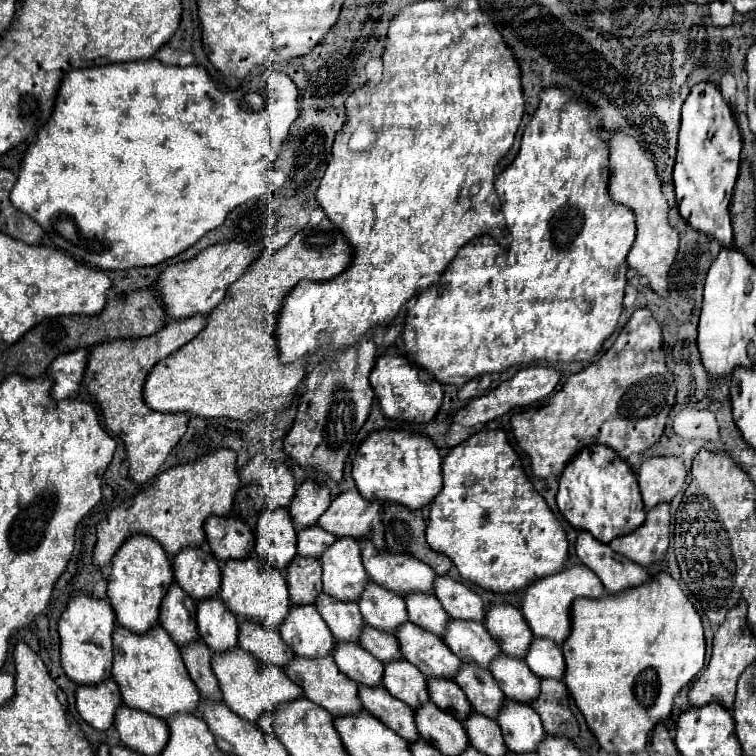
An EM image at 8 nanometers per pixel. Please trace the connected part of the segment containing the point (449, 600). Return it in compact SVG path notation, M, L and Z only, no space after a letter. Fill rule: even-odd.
M436 576L436 598L442 602L442 608L454 620L474 620L484 622L486 608L476 592L466 584L454 582L450 576Z

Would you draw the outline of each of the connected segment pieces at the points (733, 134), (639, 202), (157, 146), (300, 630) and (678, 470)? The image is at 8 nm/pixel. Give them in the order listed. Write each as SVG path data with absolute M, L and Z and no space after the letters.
M696 84L682 106L682 126L678 136L678 156L674 166L674 192L678 212L696 232L716 238L724 248L732 248L732 226L728 204L738 178L740 130L732 108L724 102L718 86Z
M622 130L610 132L610 182L608 182L608 194L612 202L628 206L636 216L636 240L632 250L628 252L628 266L634 268L640 276L648 278L648 284L652 290L666 294L668 286L668 270L676 258L678 252L678 234L668 224L668 204L660 190L660 180L656 176L654 162L646 158L646 152L642 146L624 134Z
M156 58L144 62L128 62L128 64L108 64L96 68L72 70L64 76L60 84L60 92L56 98L54 112L50 120L40 128L38 140L30 144L22 160L22 172L18 174L18 182L12 188L10 200L12 204L32 216L50 236L50 240L74 256L80 262L96 266L100 270L126 270L138 266L156 266L168 258L182 254L186 248L194 246L202 236L210 230L216 230L224 224L226 216L236 208L250 200L260 200L270 190L270 182L266 178L268 168L276 162L284 142L288 140L290 124L300 114L300 90L290 76L276 70L266 70L252 78L250 84L244 84L238 90L216 88L210 82L210 76L202 66L166 66Z
M292 606L280 626L280 636L296 656L320 660L334 654L336 642L316 606Z
M648 458L638 470L638 484L644 500L644 508L652 510L660 502L672 502L672 498L684 488L686 468L680 458Z

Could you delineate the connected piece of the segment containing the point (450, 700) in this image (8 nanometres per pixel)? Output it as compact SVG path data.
M432 678L428 680L428 694L438 708L452 714L460 722L466 722L466 718L472 714L472 706L464 692L460 690L460 686L456 686L456 682Z

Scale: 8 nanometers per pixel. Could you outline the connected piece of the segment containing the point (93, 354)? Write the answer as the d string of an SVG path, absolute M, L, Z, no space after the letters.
M192 316L188 320L170 322L164 328L160 328L158 334L152 334L148 338L112 340L90 350L82 382L88 394L96 400L100 412L104 414L104 422L108 430L114 436L122 438L128 460L128 476L136 484L148 484L150 480L156 478L158 468L164 464L170 450L178 444L178 440L186 432L186 422L188 422L188 416L182 412L174 412L174 414L152 412L144 404L142 384L148 372L162 358L170 356L186 342L190 342L204 328L204 324L206 324L206 316Z

